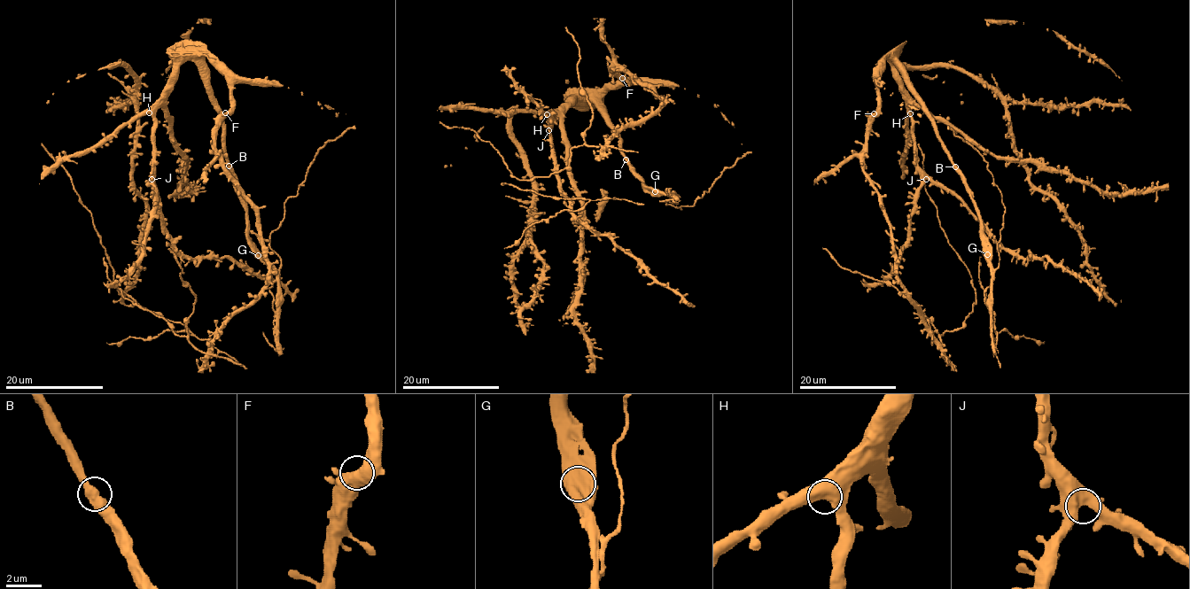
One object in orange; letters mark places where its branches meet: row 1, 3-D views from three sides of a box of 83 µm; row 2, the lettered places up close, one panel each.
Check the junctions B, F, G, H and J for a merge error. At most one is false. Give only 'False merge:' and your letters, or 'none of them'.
False merge: none of them

